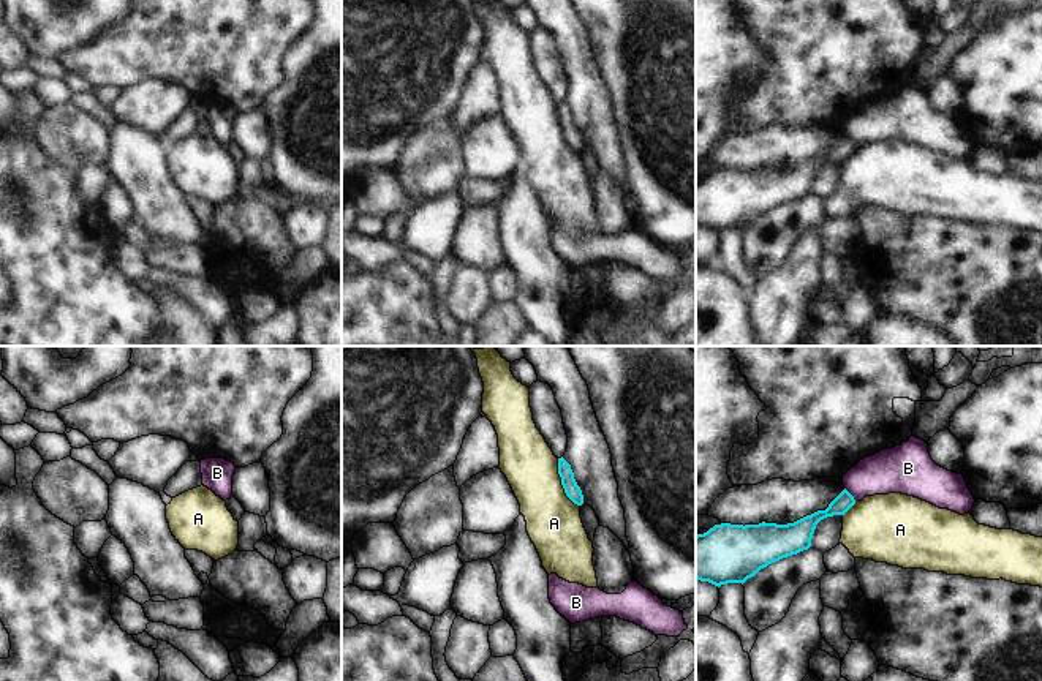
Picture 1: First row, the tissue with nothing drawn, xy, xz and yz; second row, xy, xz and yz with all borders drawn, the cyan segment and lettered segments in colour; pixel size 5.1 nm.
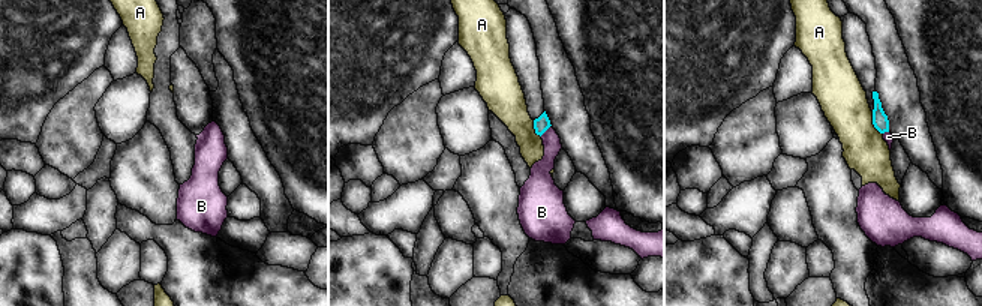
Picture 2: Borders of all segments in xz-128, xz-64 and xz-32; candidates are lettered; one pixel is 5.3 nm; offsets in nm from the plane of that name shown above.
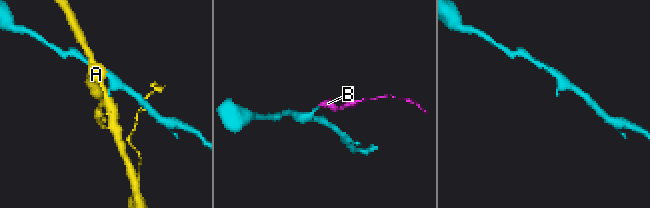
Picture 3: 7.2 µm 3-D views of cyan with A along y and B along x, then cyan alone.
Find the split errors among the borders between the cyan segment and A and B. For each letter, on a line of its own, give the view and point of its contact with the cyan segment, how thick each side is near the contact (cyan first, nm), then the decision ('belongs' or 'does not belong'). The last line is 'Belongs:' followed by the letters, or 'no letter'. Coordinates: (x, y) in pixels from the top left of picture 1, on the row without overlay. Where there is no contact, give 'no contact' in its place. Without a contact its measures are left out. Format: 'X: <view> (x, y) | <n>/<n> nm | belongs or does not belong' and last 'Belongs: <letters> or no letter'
A: xz (562, 130) | 80/280 nm | does not belong
B: yz (849, 139) | 90/220 nm | does not belong
Belongs: no letter

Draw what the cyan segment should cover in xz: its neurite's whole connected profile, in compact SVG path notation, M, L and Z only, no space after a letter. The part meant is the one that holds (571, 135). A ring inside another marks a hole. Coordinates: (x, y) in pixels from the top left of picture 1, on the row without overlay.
M561 103L558 104L558 120L561 123L561 131L564 134L566 142L577 152L583 150L583 141L580 133L574 125L574 119L571 111Z

